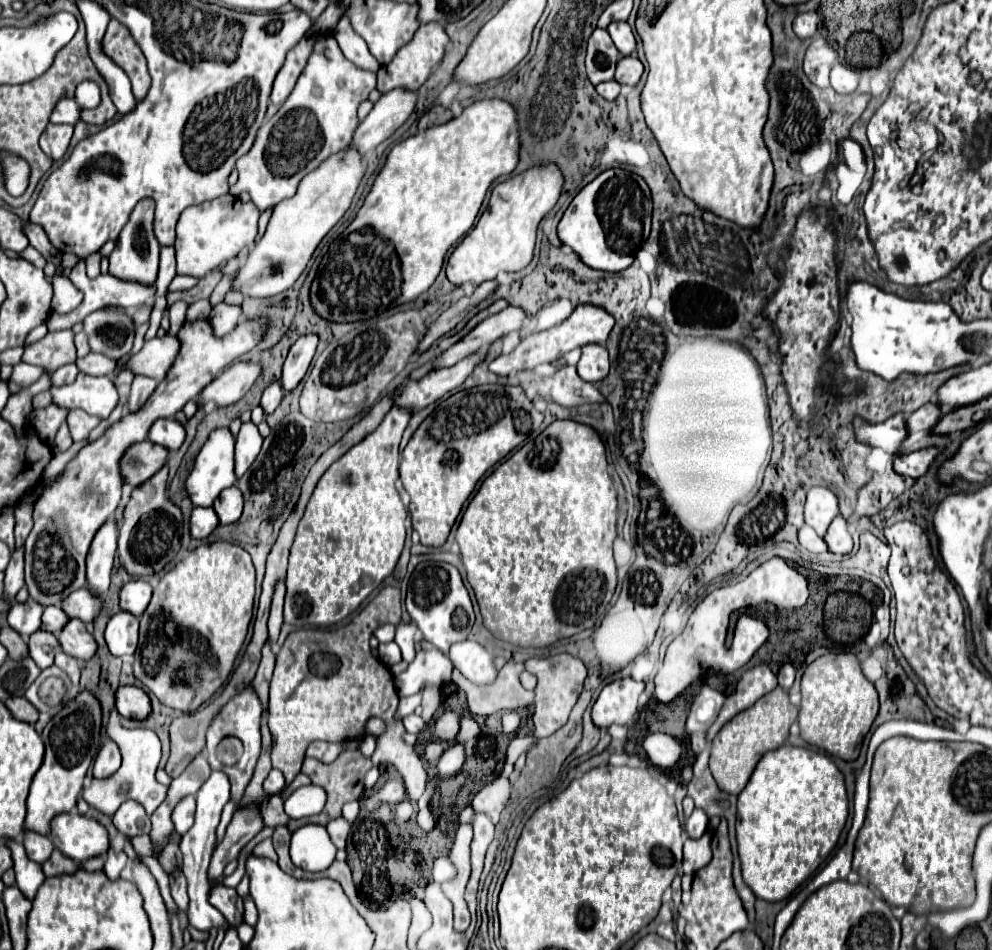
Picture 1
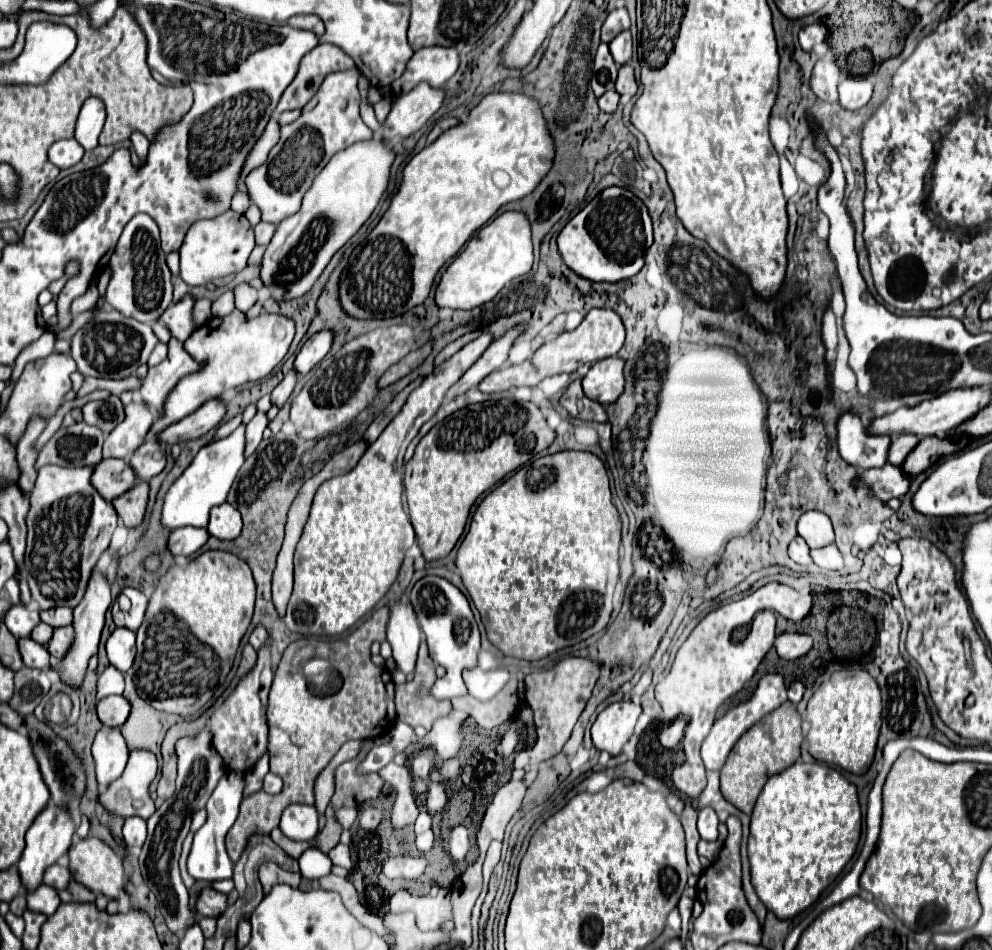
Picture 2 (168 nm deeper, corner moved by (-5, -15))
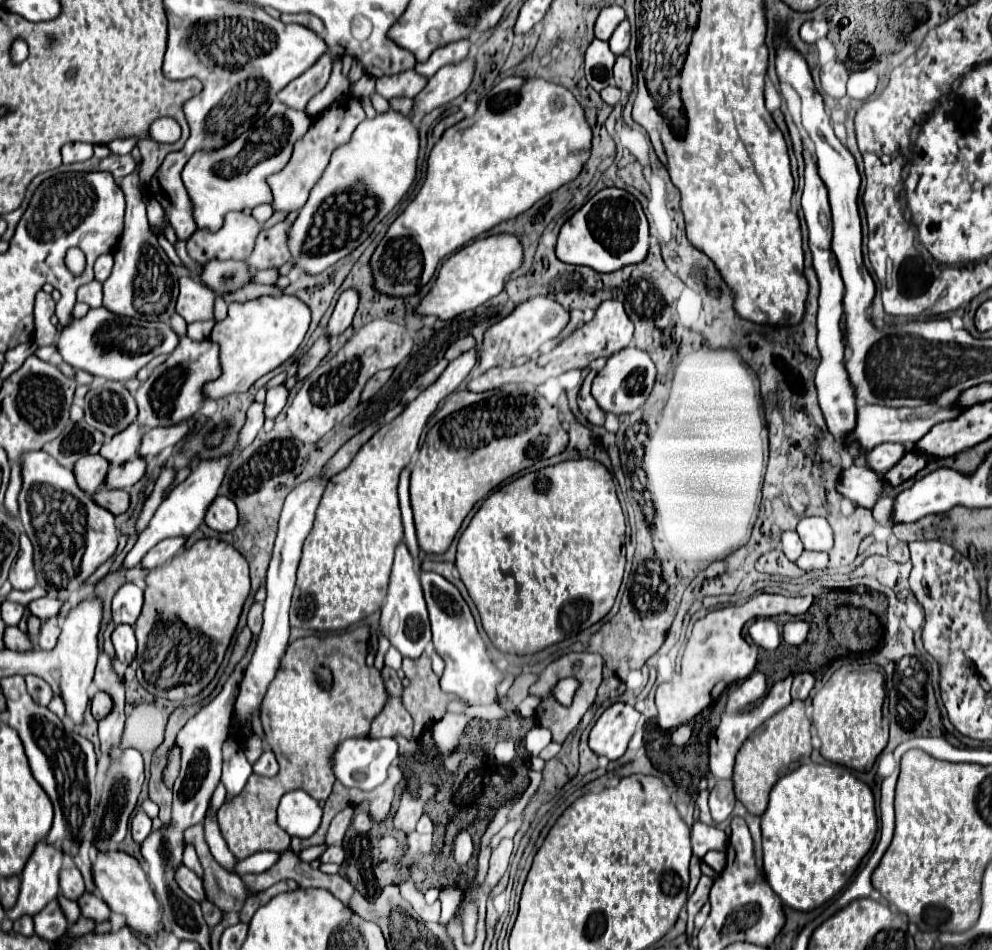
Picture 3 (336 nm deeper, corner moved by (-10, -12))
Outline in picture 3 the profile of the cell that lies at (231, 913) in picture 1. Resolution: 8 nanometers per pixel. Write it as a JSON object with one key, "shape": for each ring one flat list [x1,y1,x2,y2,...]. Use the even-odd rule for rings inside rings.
{"shape":[[180,865,180,867,176,869,176,875,174,875,174,877,176,877,180,889,182,889,188,897,192,897,194,901,204,901,204,899,206,899,206,893,204,893,204,889,202,889,202,879,200,879,196,873,192,873,188,867]]}

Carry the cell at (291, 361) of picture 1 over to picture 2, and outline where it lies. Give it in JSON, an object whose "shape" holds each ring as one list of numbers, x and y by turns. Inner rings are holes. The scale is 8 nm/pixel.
{"shape":[[323,330,323,332,313,334,303,344,303,348,299,350,299,354,295,358,295,370,297,370,299,376,305,376,307,372,311,372,313,366,325,358,325,354,331,348,331,340,333,340,333,332,331,330]]}

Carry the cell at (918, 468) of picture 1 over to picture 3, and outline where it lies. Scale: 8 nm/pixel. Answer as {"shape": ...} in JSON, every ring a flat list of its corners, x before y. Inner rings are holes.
{"shape":[[852,465,848,469,842,469,840,479,836,483,836,491,850,499,858,507,872,509,876,499,884,493,886,483,882,475,874,473,872,469,864,465]]}

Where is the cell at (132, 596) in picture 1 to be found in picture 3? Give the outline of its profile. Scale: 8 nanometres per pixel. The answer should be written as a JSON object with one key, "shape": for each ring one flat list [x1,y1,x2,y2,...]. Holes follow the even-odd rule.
{"shape":[[124,583,112,601,112,619,116,625,126,623,126,625,134,625,140,609,142,609,142,589,136,587,134,583]]}

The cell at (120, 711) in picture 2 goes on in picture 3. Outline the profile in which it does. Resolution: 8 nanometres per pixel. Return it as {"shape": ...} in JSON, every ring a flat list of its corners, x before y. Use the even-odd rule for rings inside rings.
{"shape":[[98,691,98,693,94,695,94,699,92,699,92,715,94,715,94,719,96,719,96,721,104,719,104,717,110,713,110,709,112,709,112,699,110,699,110,695]]}

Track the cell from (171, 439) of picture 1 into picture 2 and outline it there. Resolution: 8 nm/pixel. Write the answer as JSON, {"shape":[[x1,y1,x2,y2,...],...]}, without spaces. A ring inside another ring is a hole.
{"shape":[[149,438,141,448,137,448,135,456,129,462,137,472,139,480,147,480,157,476,167,466,167,450,161,446,157,438]]}

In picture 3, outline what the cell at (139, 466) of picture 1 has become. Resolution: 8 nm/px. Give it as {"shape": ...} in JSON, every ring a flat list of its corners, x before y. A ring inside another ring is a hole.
{"shape":[[86,455,80,457,74,465,74,477,78,481,78,487,86,493,96,493,98,487,102,487,108,473,108,461,100,455]]}

